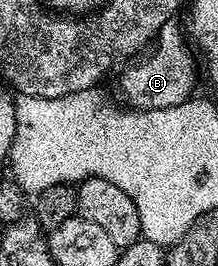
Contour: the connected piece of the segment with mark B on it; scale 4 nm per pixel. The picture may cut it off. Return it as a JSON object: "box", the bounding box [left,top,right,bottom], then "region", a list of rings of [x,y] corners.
{"box":[118,17,198,110],"region":[[[177,17],[169,18],[164,28],[160,28],[158,37],[149,51],[150,58],[139,57],[121,71],[123,74],[118,78],[118,90],[122,93],[121,101],[127,107],[140,110],[167,110],[176,104],[189,102],[195,93],[194,85],[198,82],[197,76],[194,75],[196,54],[183,27],[182,30],[178,27],[178,21]]]}

